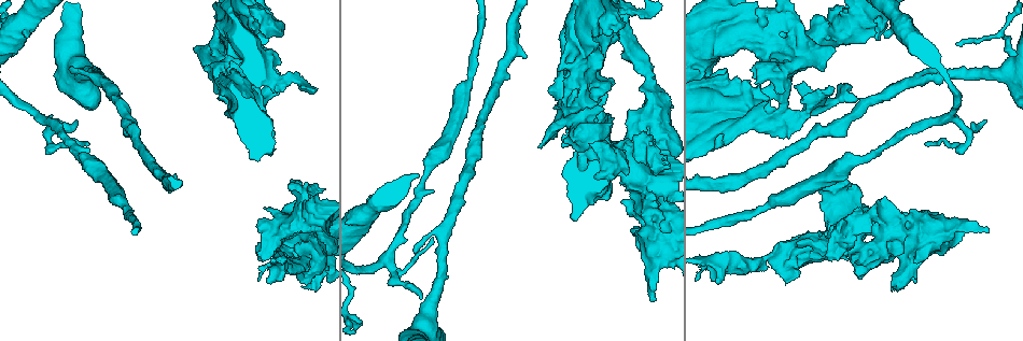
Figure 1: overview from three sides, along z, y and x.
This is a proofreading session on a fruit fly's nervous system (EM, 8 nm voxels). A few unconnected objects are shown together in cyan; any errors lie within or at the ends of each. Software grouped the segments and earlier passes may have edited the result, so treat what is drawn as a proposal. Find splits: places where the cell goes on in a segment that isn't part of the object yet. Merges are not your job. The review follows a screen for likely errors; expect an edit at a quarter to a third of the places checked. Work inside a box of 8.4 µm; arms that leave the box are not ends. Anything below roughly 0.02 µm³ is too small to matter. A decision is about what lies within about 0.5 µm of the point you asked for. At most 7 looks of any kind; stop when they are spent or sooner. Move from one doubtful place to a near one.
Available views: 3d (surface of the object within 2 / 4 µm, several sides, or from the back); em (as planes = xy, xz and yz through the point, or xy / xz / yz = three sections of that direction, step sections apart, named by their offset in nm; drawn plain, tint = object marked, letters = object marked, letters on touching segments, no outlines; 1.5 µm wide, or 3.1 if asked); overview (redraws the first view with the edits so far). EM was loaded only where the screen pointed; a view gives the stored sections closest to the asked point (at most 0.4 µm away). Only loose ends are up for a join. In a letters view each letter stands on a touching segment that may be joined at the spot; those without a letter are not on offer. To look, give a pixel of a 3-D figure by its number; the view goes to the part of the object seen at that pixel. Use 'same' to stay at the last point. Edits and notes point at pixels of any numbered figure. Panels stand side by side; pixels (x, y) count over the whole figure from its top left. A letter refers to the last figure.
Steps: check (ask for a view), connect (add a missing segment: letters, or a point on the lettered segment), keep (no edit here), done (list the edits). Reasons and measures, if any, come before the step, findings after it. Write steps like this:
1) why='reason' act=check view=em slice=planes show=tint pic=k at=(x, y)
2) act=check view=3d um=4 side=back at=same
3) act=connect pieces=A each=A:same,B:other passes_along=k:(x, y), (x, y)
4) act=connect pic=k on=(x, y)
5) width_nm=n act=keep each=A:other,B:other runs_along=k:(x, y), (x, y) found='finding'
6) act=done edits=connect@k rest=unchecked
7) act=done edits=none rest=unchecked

why='branch stops here' act=check view=3d um=4 pic=1 at=(925, 142)

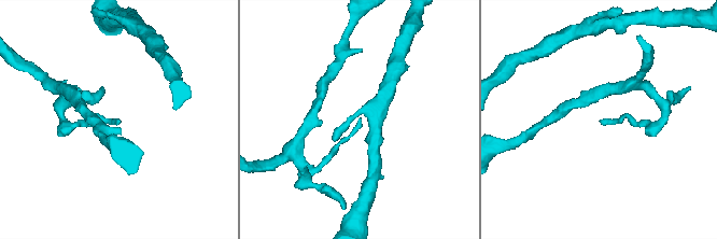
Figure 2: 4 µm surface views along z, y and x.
act=check view=em slice=planes show=letters pic=2 at=(601, 119)

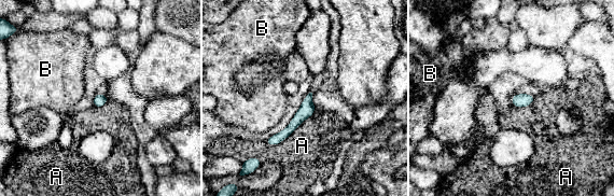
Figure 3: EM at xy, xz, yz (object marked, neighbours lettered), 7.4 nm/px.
act=keep each=A:other,B:other runs_along=3:(309, 97), (295, 123), (270, 142) found='no lettered segment goes on from it'

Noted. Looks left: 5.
act=check view=3d um=2 pic=1 at=(644, 163)

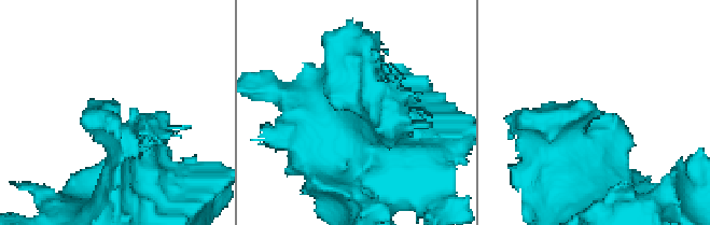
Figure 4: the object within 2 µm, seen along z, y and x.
act=check view=em slice=planes show=letters pic=4 at=(597, 110)

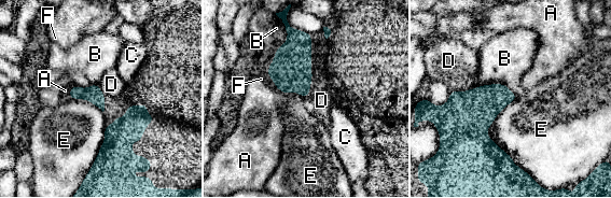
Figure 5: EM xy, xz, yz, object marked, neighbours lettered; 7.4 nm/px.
longest_contact=E:550nm act=keep each=A:other,B:other,C:other,D:other,E:other,F:other found='no lettered segment goes on from it'

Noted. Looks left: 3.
why='free end' act=check view=3d um=4 pic=1 at=(832, 88)

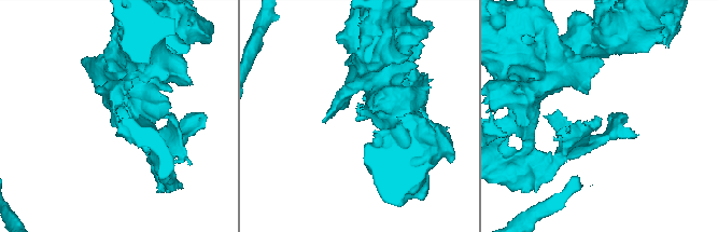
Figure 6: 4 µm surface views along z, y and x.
act=check view=em slice=yz step=8 show=tint pic=6 at=(602, 119)

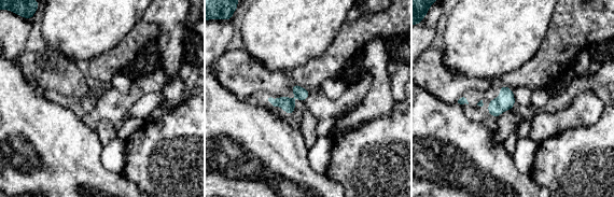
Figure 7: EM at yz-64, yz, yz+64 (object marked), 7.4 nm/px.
why='cut it another way' act=check view=em slice=planes show=letters at=same

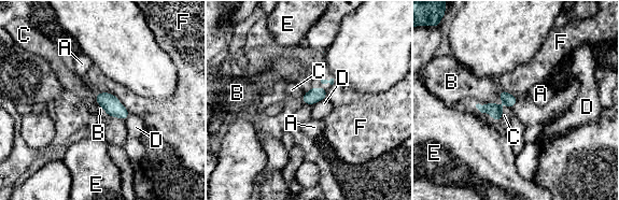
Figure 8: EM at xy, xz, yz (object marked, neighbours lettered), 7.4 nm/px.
act=keep each=A:other,B:other,C:other,D:other,E:other,F:other border=8:(99, 91), (110, 91), (129, 112) found='no lettered segment goes on from it'

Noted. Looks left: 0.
act=done edits=none rest=unchecked

